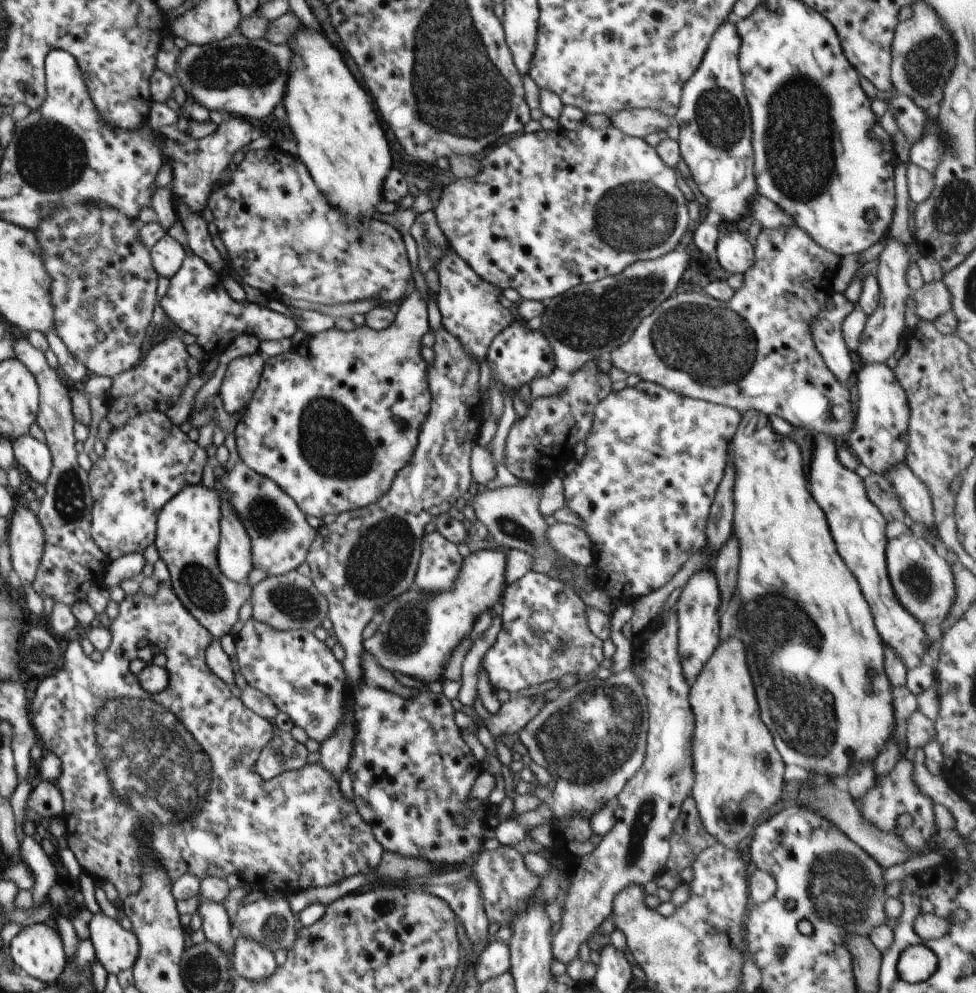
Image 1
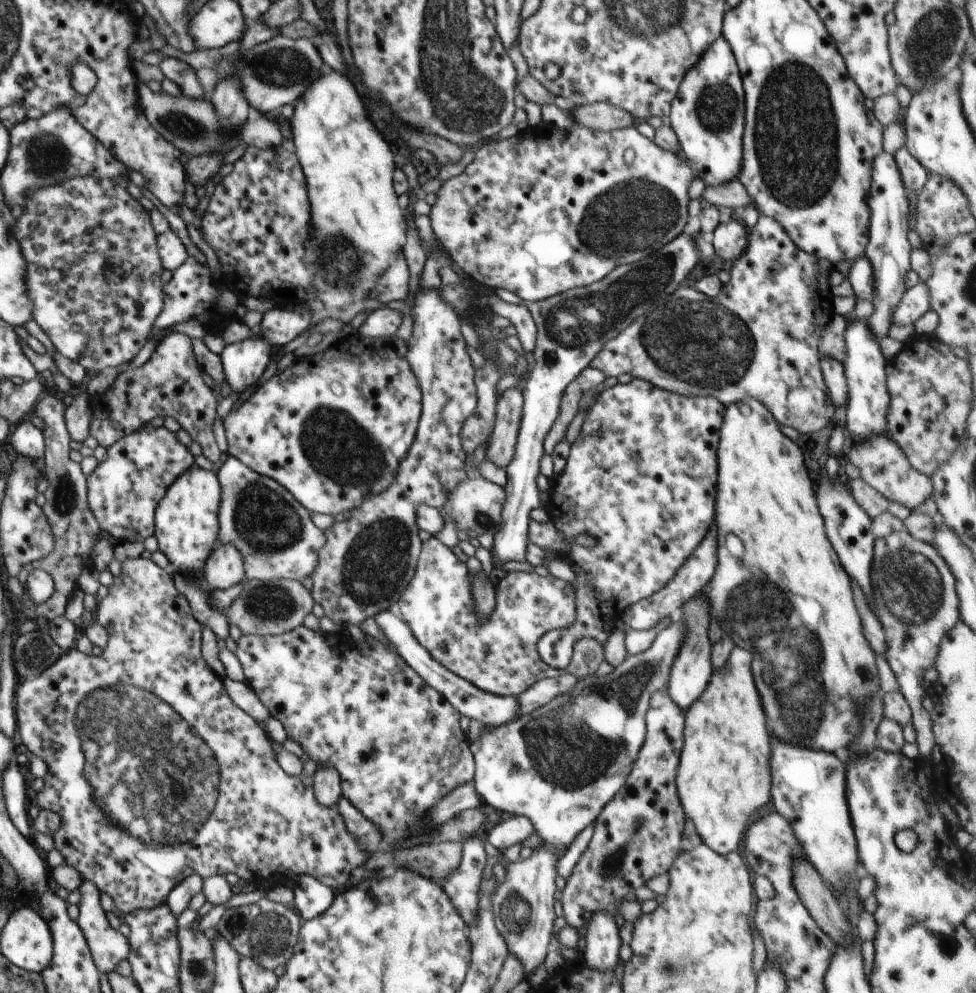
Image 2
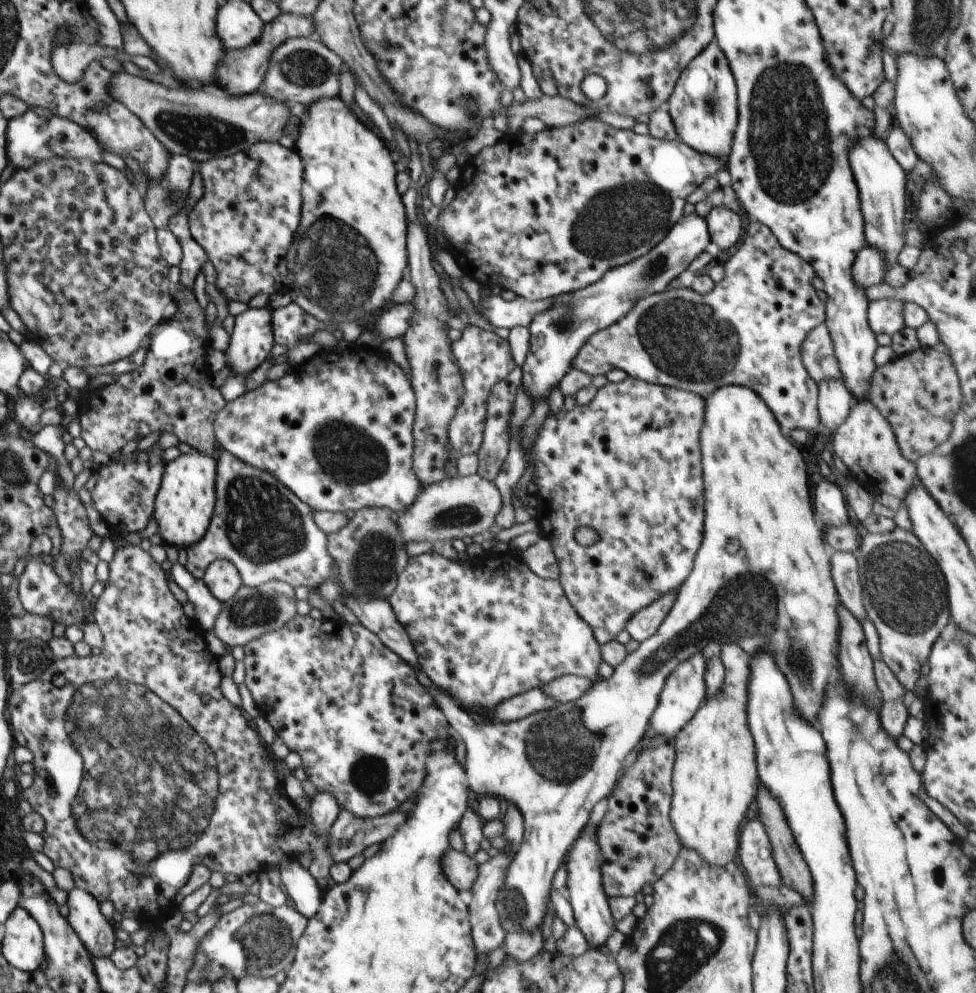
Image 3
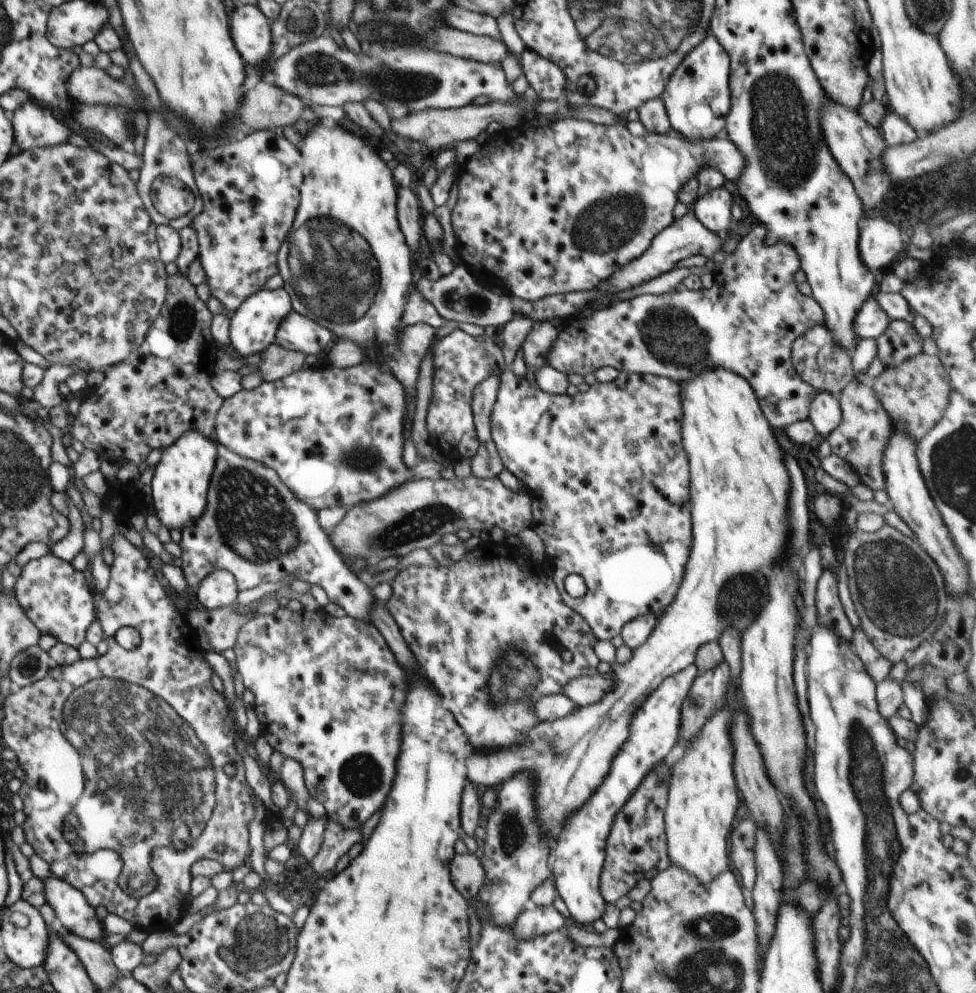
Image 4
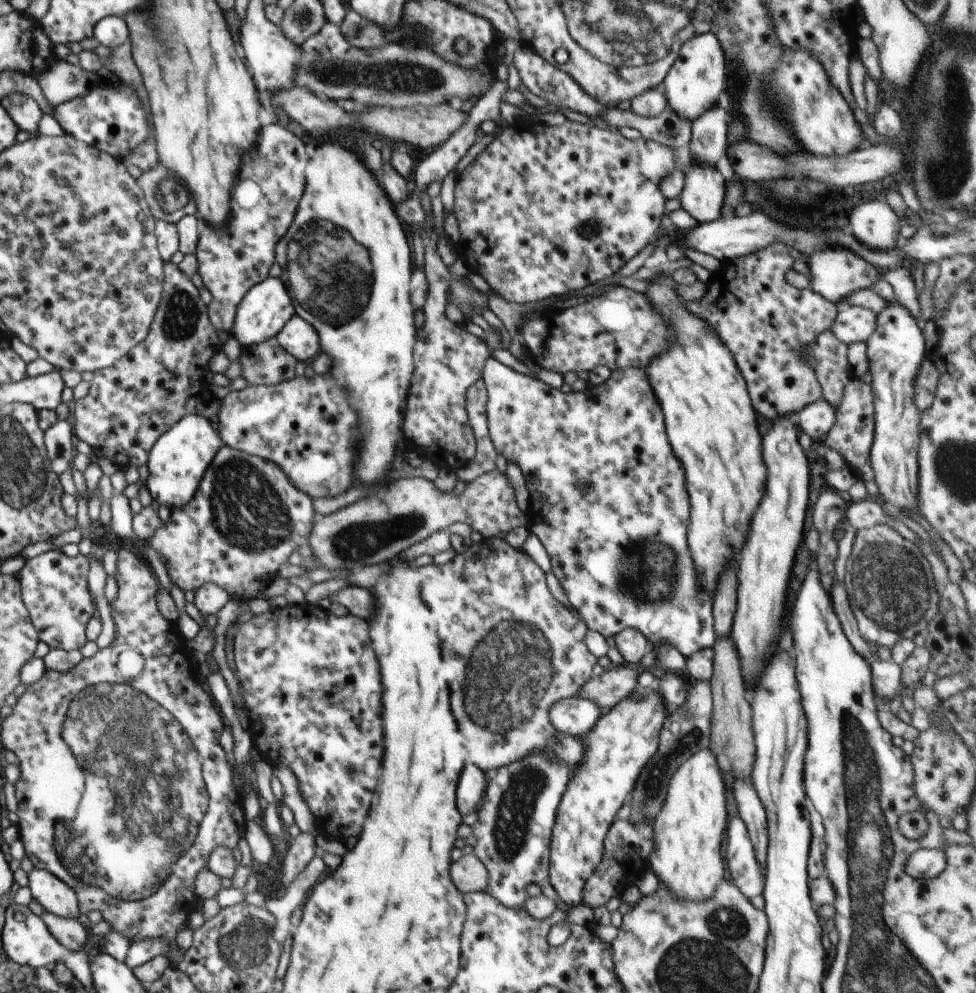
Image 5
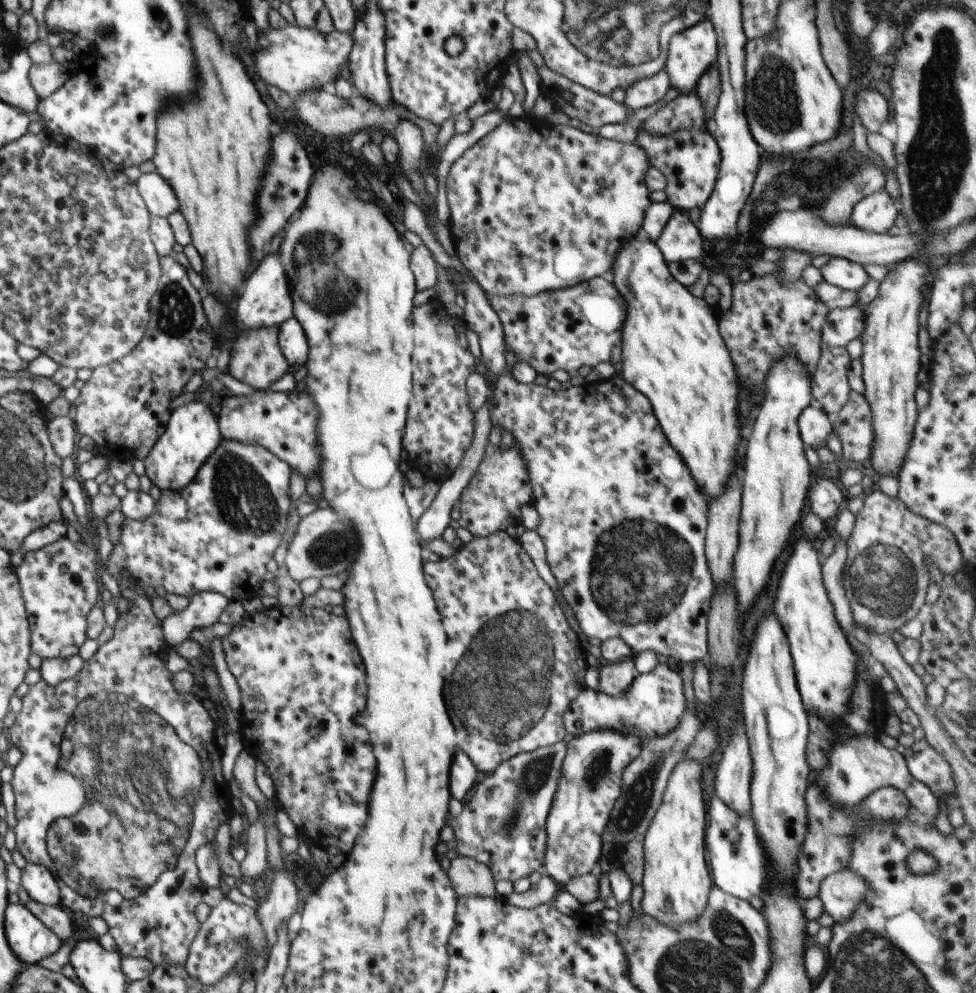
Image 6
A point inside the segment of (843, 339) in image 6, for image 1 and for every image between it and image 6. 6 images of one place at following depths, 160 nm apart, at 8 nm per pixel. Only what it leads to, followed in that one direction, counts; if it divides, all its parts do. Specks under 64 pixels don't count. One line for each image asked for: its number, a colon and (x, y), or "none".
1: (934, 299)
2: (916, 301)
3: (885, 316)
4: (872, 320)
5: (852, 324)

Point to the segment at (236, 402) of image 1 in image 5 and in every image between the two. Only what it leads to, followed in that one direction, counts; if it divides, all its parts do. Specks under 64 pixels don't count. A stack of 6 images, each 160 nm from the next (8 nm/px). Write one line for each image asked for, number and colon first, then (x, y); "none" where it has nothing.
2: (244, 362)
3: (251, 340)
4: (253, 325)
5: (263, 312)

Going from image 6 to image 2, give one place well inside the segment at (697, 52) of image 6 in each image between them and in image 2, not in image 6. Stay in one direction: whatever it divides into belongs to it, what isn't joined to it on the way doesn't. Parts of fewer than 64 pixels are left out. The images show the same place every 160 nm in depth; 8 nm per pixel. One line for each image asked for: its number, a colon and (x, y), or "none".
2: (707, 114)
3: (703, 106)
4: (697, 98)
5: (694, 83)

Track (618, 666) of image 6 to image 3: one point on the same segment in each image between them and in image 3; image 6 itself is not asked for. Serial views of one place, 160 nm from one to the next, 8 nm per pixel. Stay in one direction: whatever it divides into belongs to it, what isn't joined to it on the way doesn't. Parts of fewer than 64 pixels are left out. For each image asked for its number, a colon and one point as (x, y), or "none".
3: (565, 688)
4: (583, 690)
5: (607, 690)

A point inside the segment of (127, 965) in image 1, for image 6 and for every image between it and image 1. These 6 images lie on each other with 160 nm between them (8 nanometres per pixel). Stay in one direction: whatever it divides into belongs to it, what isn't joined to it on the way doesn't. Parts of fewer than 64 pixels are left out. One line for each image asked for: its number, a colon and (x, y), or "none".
2: (108, 946)
3: (85, 916)
4: (77, 915)
5: (55, 897)
6: (41, 885)

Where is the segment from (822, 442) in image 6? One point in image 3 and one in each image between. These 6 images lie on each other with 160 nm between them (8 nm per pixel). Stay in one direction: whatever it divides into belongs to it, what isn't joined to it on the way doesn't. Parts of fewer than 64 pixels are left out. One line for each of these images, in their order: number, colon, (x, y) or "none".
3: (834, 402)
4: (825, 413)
5: (816, 419)

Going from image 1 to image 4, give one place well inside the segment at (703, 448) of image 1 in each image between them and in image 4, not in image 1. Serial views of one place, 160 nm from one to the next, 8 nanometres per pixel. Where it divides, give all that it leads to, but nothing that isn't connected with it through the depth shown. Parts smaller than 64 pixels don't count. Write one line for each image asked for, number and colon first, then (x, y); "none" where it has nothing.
2: (641, 478)
3: (628, 464)
4: (607, 470)

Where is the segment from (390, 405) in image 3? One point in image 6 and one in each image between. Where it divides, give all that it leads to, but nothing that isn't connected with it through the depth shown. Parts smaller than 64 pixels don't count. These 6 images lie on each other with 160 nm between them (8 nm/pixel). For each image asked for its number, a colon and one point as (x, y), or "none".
4: (335, 436)
5: (304, 425)
6: (284, 423)

